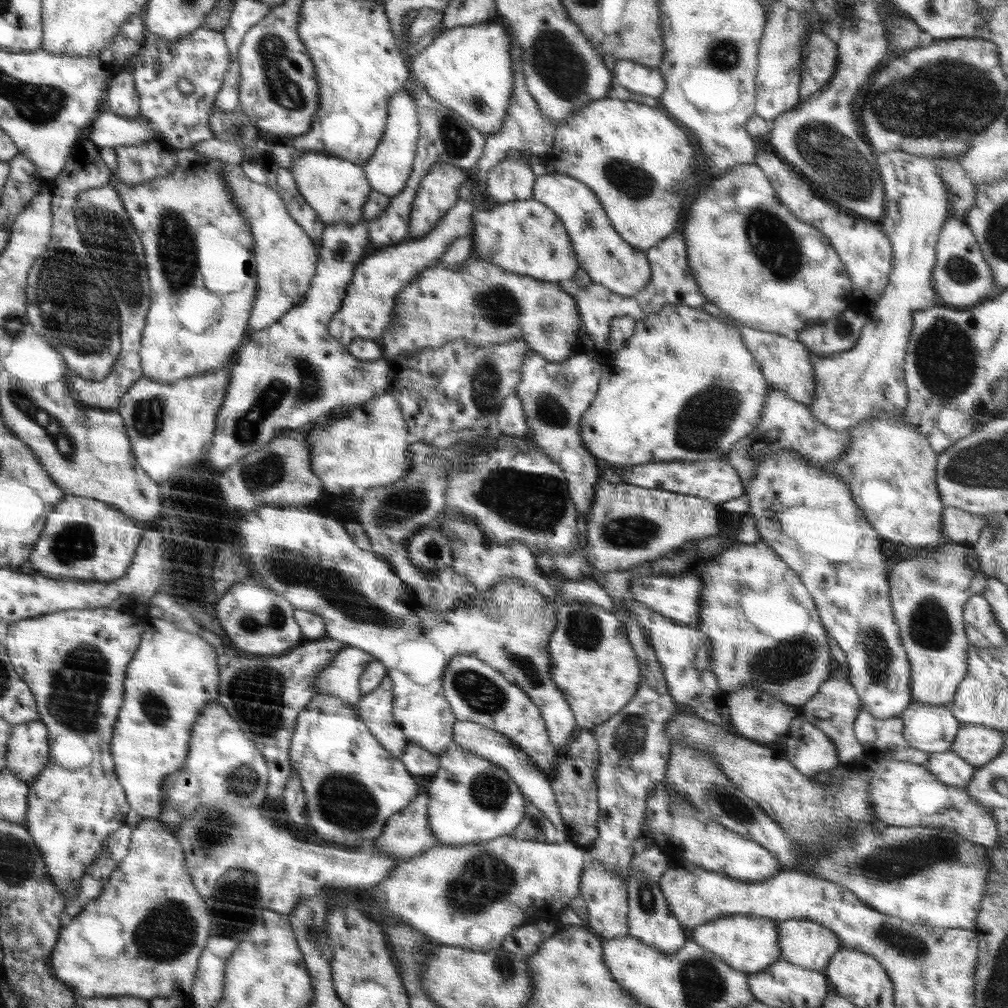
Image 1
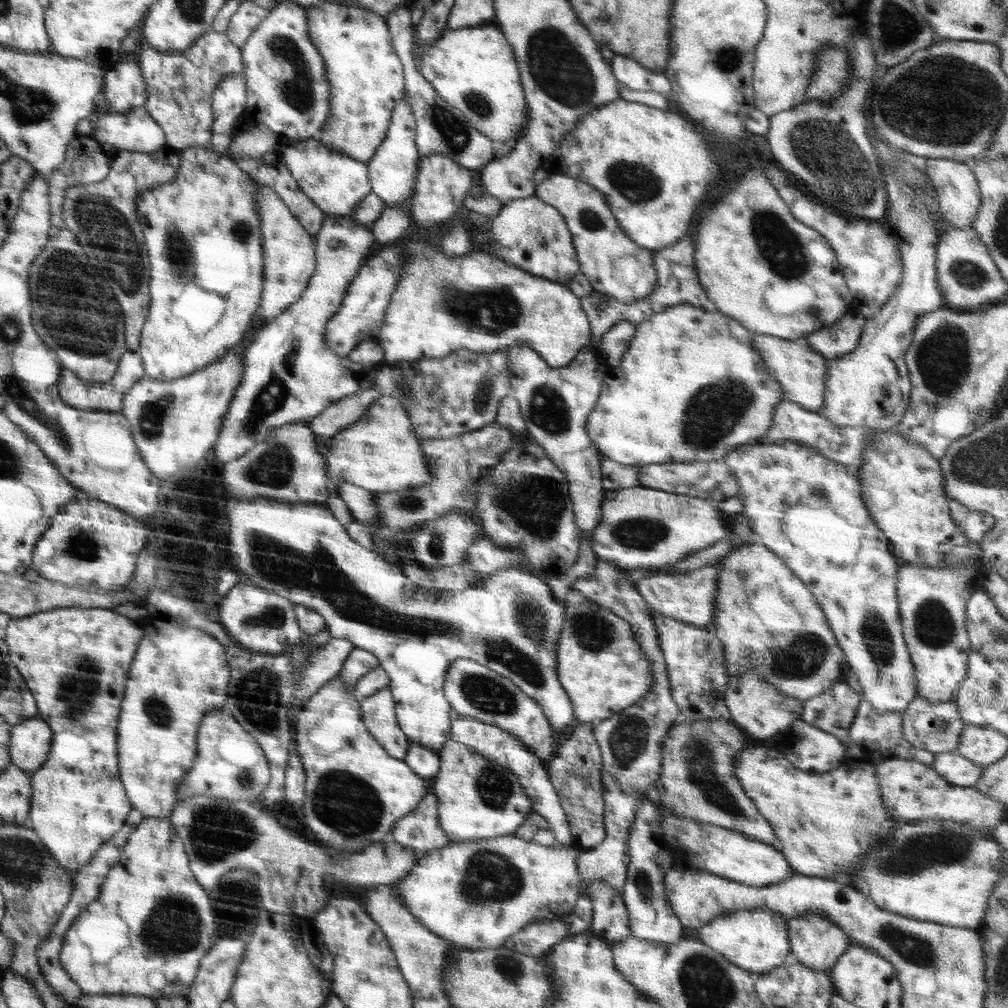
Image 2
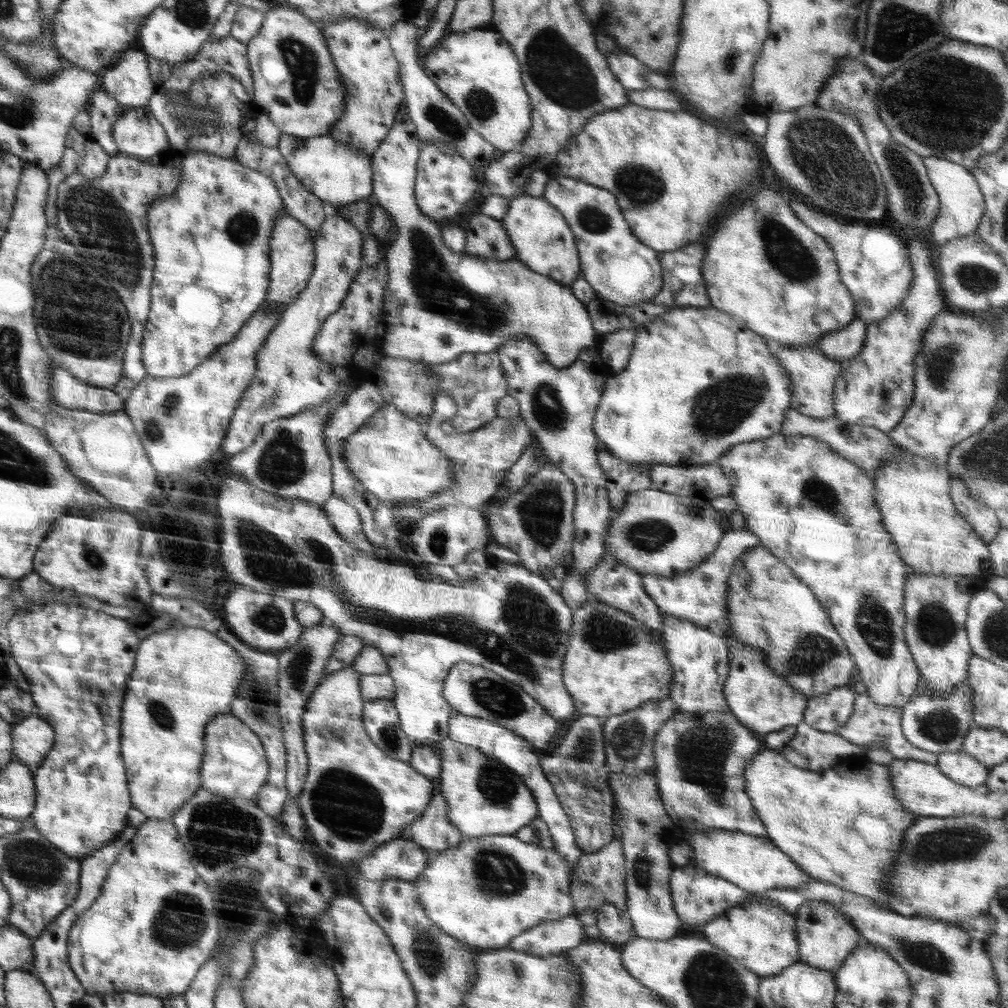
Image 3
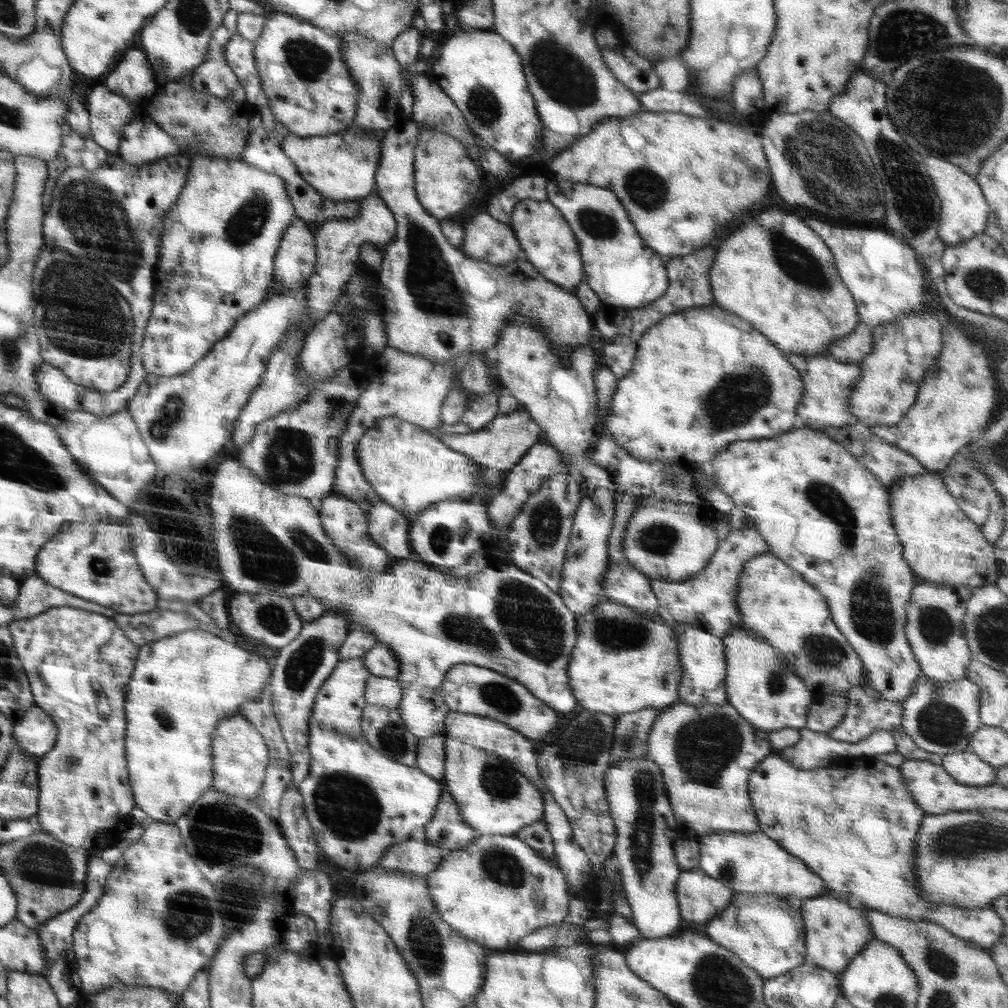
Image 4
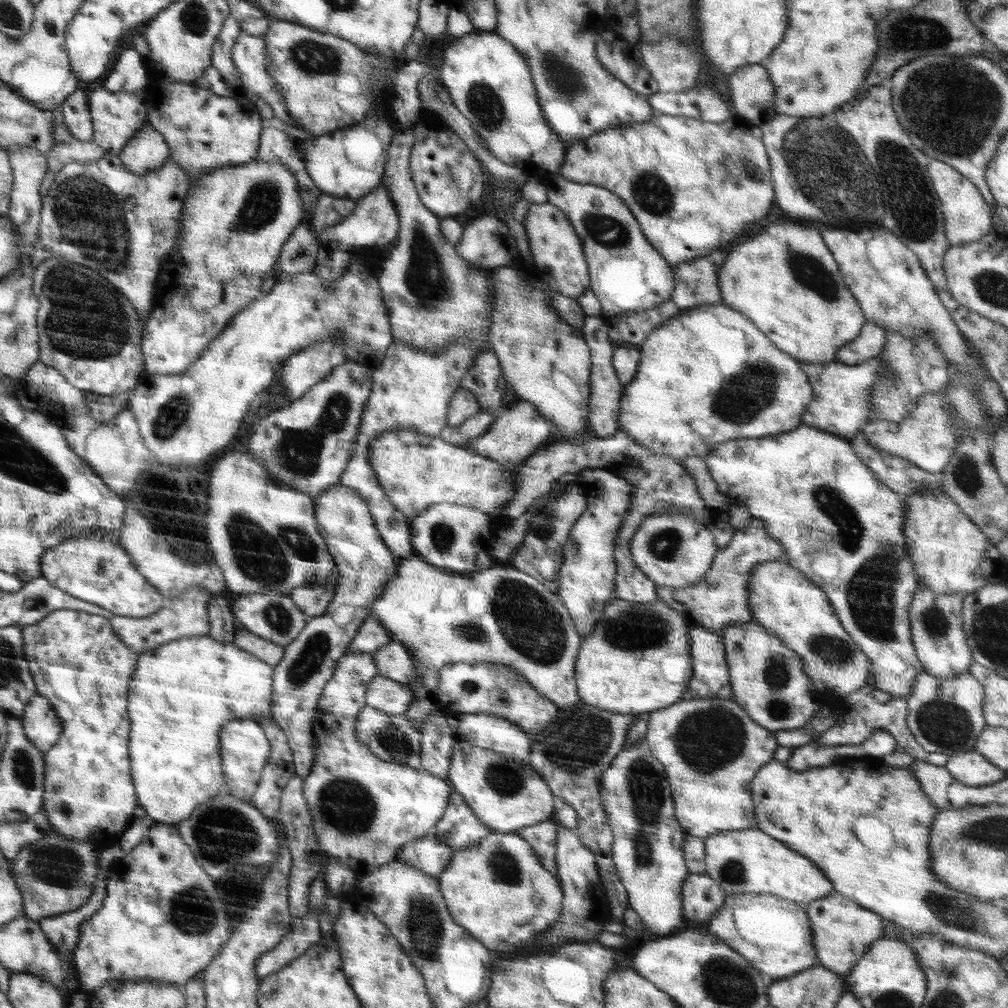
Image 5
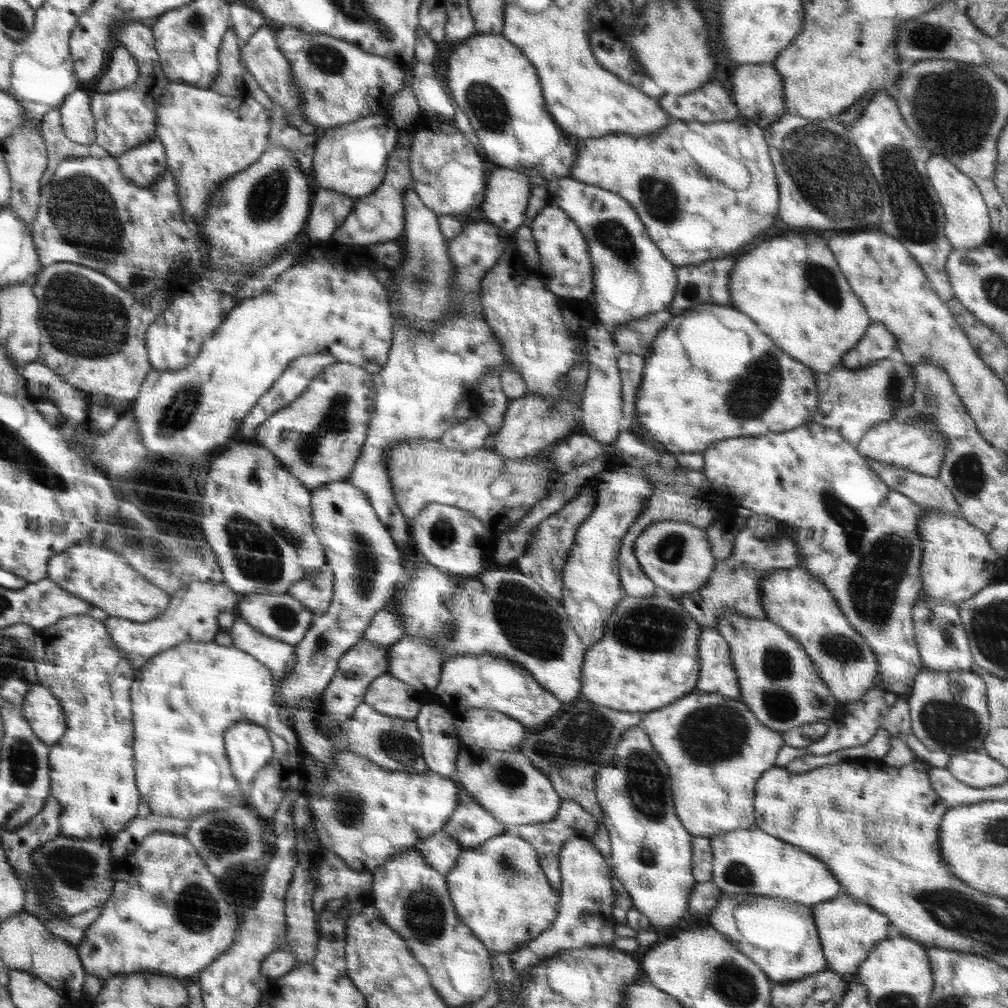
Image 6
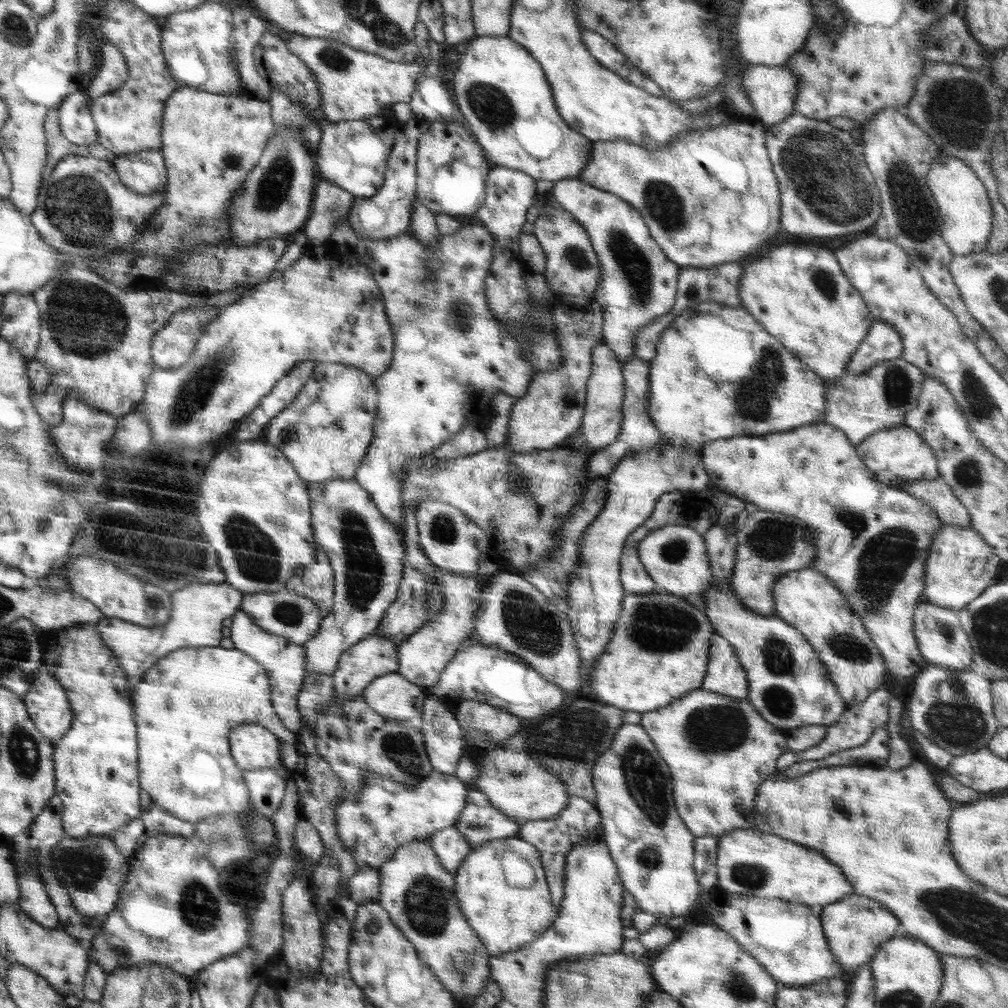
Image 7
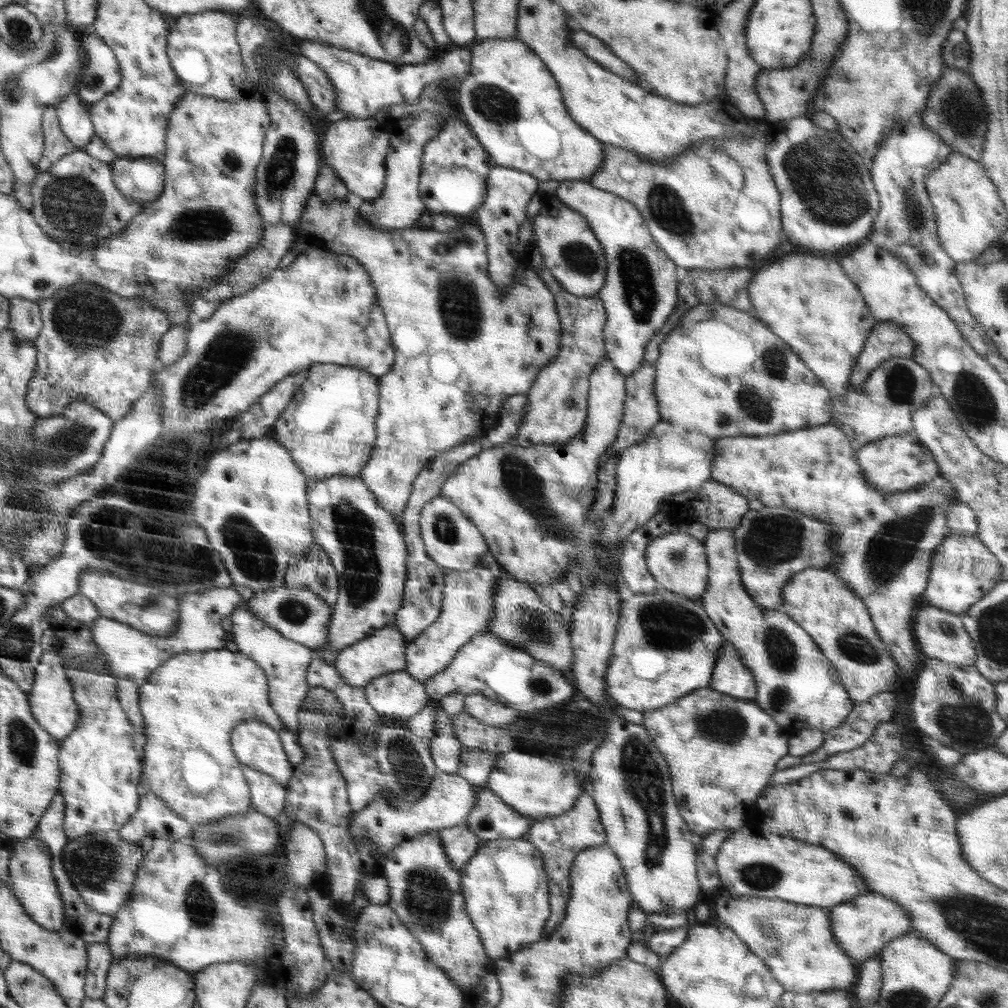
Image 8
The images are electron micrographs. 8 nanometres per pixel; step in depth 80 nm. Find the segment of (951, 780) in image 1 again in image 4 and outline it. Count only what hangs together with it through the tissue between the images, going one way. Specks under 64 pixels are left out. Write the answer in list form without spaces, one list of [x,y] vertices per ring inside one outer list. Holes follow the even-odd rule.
[[[970,750],[953,752],[943,756],[942,768],[960,784],[984,786],[995,782],[996,767],[980,760]]]

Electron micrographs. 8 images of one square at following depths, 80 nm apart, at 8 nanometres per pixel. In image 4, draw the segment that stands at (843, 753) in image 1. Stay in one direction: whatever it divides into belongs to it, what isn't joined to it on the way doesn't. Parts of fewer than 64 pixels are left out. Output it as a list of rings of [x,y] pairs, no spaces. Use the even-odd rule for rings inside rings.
[[[839,692],[826,695],[817,703],[811,703],[805,727],[817,733],[830,732],[842,722],[847,701],[847,692]]]

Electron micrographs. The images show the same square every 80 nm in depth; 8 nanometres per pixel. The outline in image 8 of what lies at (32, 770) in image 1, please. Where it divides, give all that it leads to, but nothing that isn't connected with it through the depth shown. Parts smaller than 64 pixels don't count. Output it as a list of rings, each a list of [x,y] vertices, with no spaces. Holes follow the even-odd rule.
[[[55,651],[44,652],[44,657],[36,668],[36,680],[33,690],[28,693],[33,716],[39,721],[42,728],[46,729],[58,740],[65,739],[76,728],[81,718],[81,709],[74,697],[74,688],[68,671],[55,658]]]

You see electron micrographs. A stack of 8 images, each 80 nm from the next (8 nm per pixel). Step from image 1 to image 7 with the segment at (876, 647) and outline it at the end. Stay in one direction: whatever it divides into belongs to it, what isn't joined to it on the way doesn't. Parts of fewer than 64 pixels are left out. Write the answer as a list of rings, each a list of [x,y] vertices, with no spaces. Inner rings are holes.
[[[811,423],[802,427],[792,429],[790,432],[783,431],[778,434],[766,434],[766,436],[736,436],[730,439],[718,439],[702,444],[701,459],[703,460],[709,482],[715,484],[724,493],[732,494],[736,499],[745,503],[756,504],[759,509],[772,512],[783,512],[788,516],[797,518],[800,522],[807,524],[809,540],[813,542],[816,549],[815,559],[812,561],[811,568],[825,574],[834,583],[834,586],[843,594],[849,602],[849,607],[854,614],[862,621],[864,628],[868,631],[870,639],[877,646],[882,658],[885,660],[885,667],[888,672],[888,680],[900,680],[916,676],[922,668],[926,668],[929,662],[920,654],[918,643],[913,632],[913,614],[917,607],[918,600],[923,594],[925,587],[925,564],[928,558],[929,546],[934,538],[935,532],[942,524],[934,509],[929,505],[916,499],[914,496],[897,488],[888,488],[882,481],[875,479],[872,472],[868,471],[867,466],[857,455],[855,446],[848,440],[848,437],[838,428],[825,423]]]

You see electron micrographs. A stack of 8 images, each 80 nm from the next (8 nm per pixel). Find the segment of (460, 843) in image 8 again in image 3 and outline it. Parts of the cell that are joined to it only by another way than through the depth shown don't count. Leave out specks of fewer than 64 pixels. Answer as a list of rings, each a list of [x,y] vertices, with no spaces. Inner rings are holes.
[[[396,839],[362,858],[356,869],[366,881],[401,879],[412,882],[428,866],[433,853],[422,849],[416,842]]]

